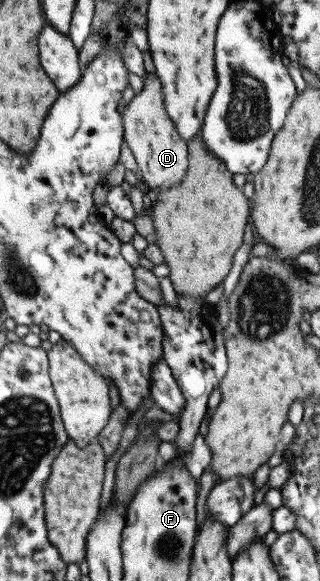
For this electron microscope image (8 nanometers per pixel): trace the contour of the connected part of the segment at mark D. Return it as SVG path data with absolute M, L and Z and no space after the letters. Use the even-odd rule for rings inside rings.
M157 73L145 74L143 88L132 99L122 113L124 141L132 150L141 176L154 194L162 188L179 184L188 169L188 144L179 136L173 120L165 110L164 92Z

